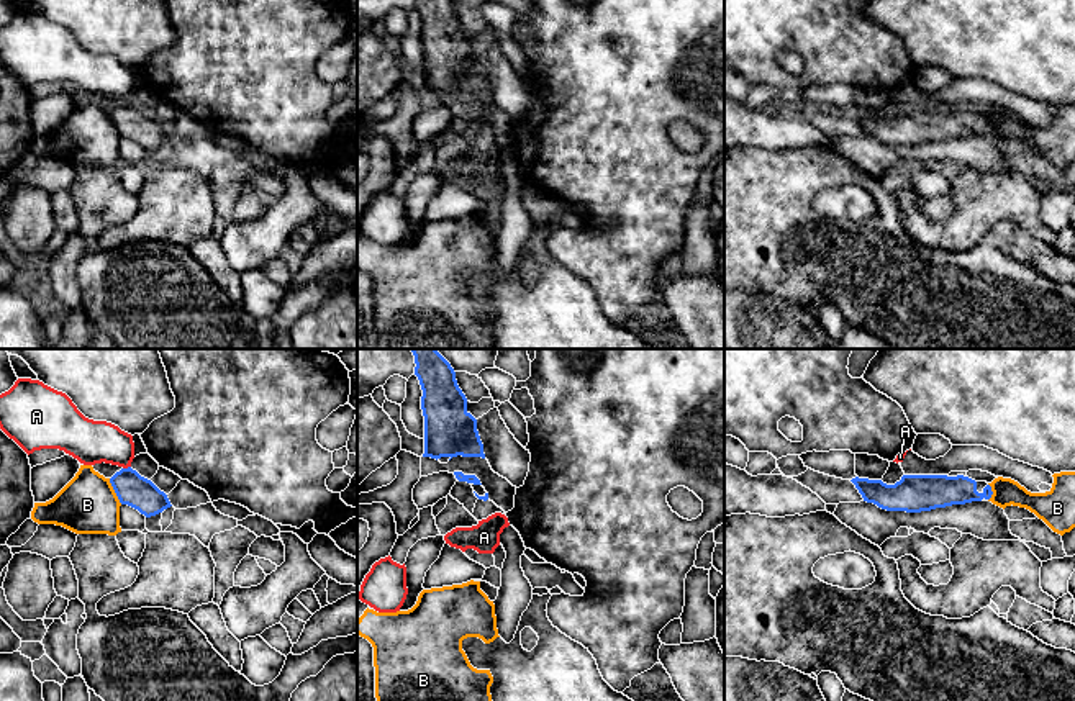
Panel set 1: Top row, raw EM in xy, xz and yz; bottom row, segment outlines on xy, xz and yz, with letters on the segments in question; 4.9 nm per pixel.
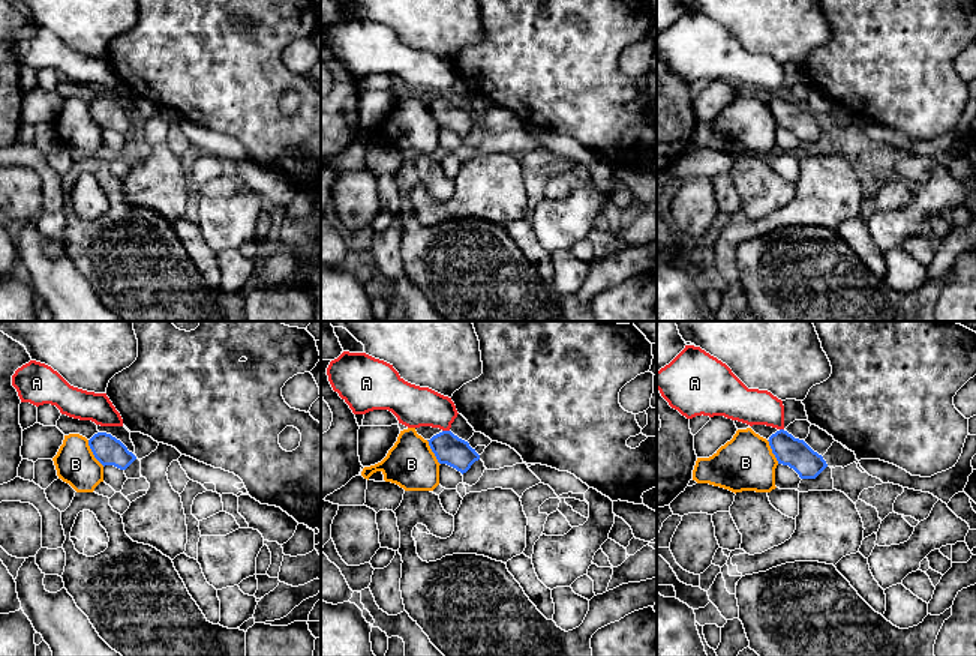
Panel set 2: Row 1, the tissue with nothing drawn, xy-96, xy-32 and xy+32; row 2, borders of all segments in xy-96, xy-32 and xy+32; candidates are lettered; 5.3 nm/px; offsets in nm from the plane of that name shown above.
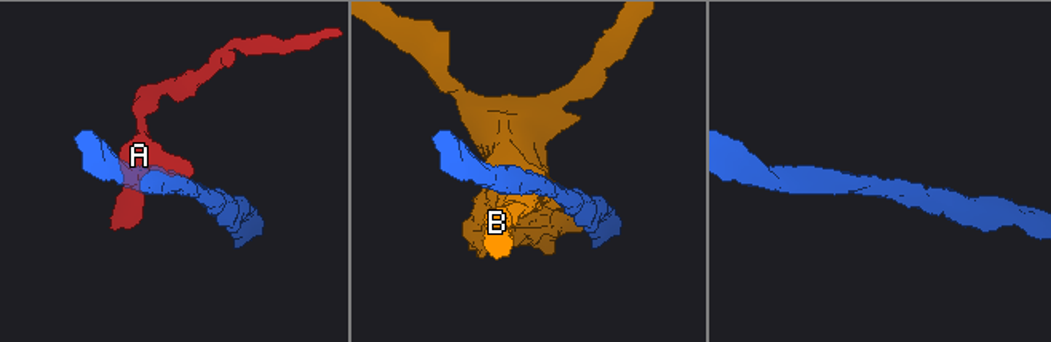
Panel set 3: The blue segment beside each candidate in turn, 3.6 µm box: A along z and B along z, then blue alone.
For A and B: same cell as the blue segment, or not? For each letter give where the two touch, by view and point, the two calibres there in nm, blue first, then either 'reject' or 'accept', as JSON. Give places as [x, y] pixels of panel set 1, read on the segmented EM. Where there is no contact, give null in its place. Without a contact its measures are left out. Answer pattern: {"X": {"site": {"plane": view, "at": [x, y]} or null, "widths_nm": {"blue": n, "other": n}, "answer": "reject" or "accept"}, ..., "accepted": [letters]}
{"A": {"site": {"plane": "xy", "at": [128, 467]}, "widths_nm": {"blue": 160, "other": 220}, "answer": "reject"}, "B": {"site": {"plane": "xy", "at": [115, 492]}, "widths_nm": {"blue": 160, "other": 280}, "answer": "reject"}, "accepted": []}

